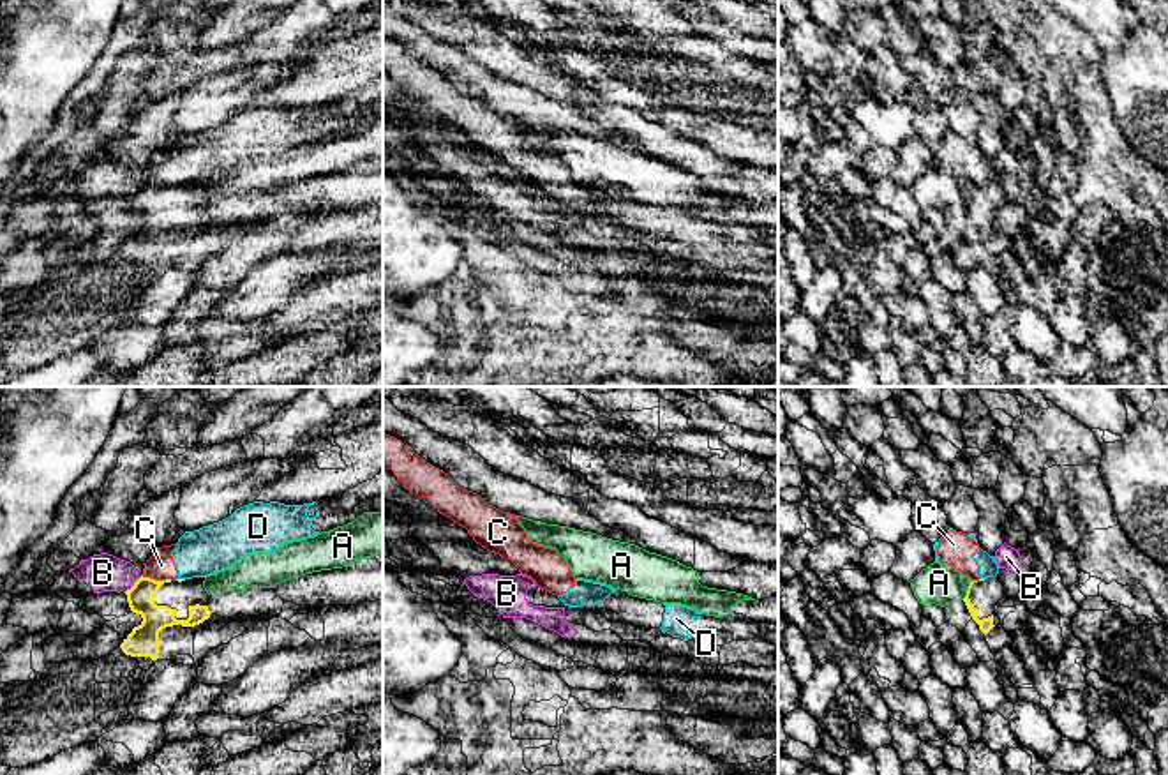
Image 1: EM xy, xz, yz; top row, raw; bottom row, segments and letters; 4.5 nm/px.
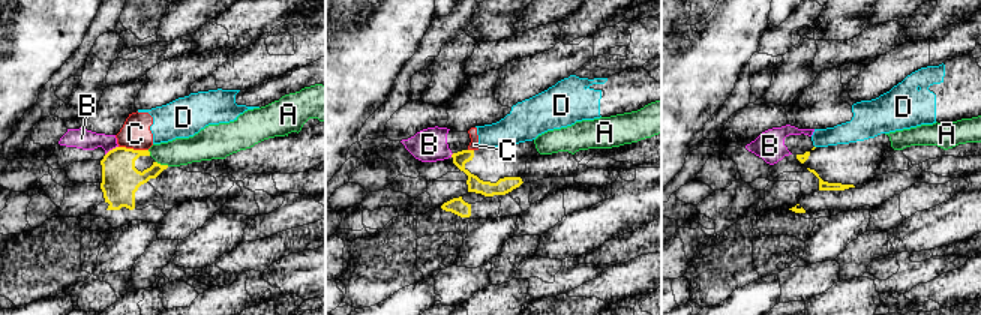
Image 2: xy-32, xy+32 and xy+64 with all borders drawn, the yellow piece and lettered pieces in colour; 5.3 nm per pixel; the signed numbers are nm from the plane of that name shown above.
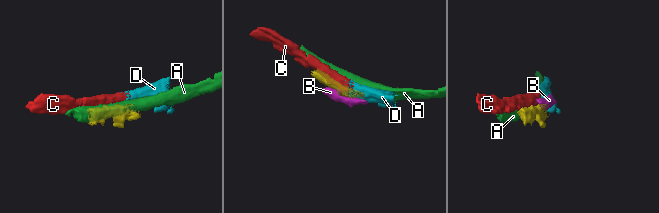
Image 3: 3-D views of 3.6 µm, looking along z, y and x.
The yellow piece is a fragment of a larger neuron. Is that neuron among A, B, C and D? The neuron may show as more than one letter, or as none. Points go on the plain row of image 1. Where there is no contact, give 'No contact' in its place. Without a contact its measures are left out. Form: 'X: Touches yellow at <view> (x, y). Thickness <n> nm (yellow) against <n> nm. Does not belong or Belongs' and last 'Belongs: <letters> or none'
A: Touches yellow at yz (969, 195). Thickness 60 nm (yellow) against 190 nm. Does not belong
B: Touches yellow at xy (134, 189). Thickness 130 nm (yellow) against 180 nm. Does not belong
C: Touches yellow at xy (157, 186). Thickness 130 nm (yellow) against 120 nm. Does not belong
D: Touches yellow at xy (182, 184). Thickness 20 nm (yellow) against 220 nm. Belongs
Belongs: D

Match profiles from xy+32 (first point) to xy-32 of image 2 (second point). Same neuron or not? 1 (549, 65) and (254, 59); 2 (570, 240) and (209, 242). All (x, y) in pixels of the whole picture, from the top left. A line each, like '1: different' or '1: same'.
1: different
2: same

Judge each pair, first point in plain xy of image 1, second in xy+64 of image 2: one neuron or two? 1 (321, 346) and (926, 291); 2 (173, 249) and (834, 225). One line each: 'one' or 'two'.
1: one
2: two

